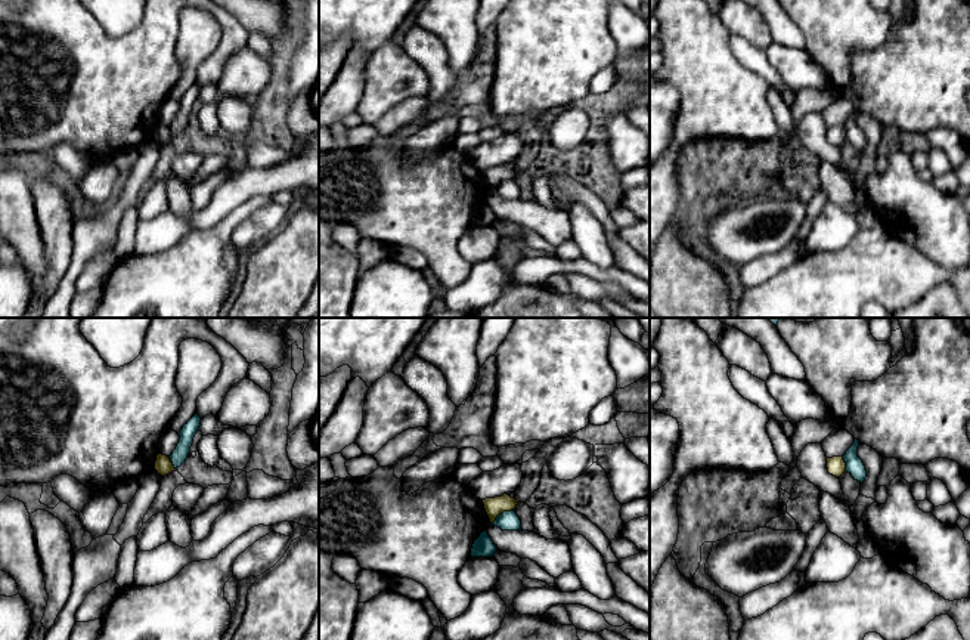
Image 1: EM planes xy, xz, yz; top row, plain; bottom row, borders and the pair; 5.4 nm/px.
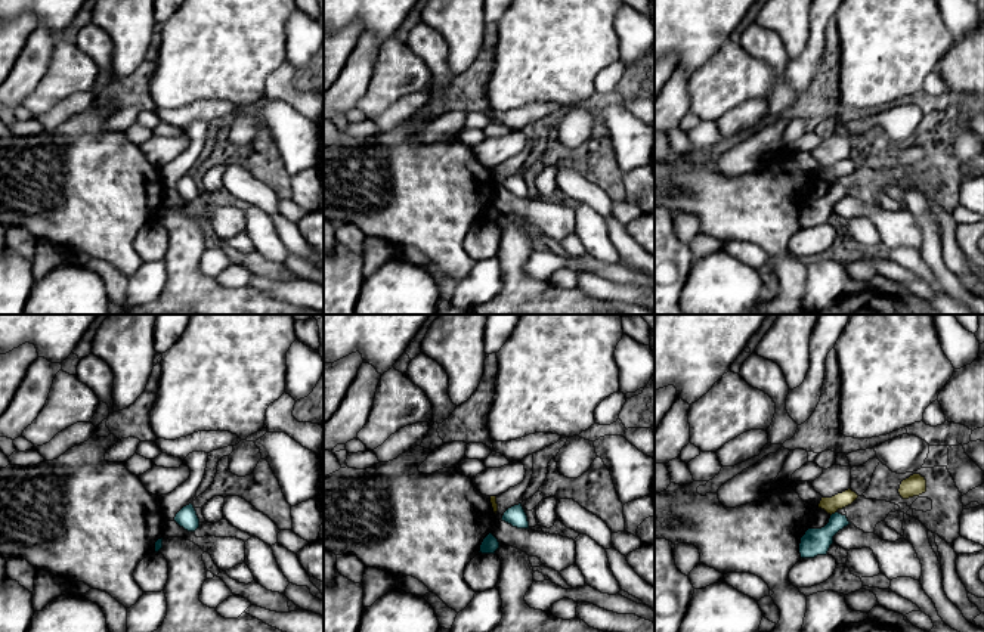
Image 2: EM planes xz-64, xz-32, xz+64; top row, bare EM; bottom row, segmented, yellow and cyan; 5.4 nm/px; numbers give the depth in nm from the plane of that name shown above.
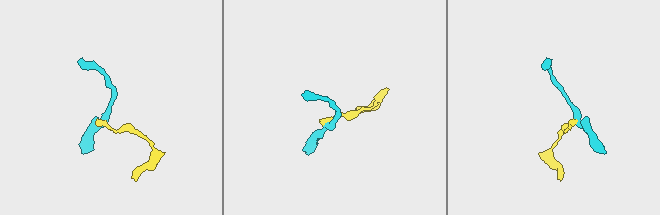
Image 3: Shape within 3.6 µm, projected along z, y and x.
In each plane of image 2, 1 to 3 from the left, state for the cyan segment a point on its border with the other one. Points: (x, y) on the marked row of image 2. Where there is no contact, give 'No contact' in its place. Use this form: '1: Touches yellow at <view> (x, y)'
1: No contact
2: No contact
3: Touches yellow at xz+64 (832, 513)

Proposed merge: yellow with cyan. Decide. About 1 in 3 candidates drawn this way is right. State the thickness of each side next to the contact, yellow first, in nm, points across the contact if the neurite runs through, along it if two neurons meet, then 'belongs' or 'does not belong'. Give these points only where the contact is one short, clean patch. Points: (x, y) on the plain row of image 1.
calibres 100 and 110 nm; border xz (513, 178), (504, 179), (492, 192); does not belong

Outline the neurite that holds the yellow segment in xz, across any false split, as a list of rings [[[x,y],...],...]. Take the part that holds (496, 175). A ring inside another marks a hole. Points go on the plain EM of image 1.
[[[503,163],[502,166],[486,167],[483,168],[483,173],[490,188],[490,192],[493,192],[499,183],[502,183],[503,180],[514,179],[518,171],[515,167],[511,167],[508,163]]]

